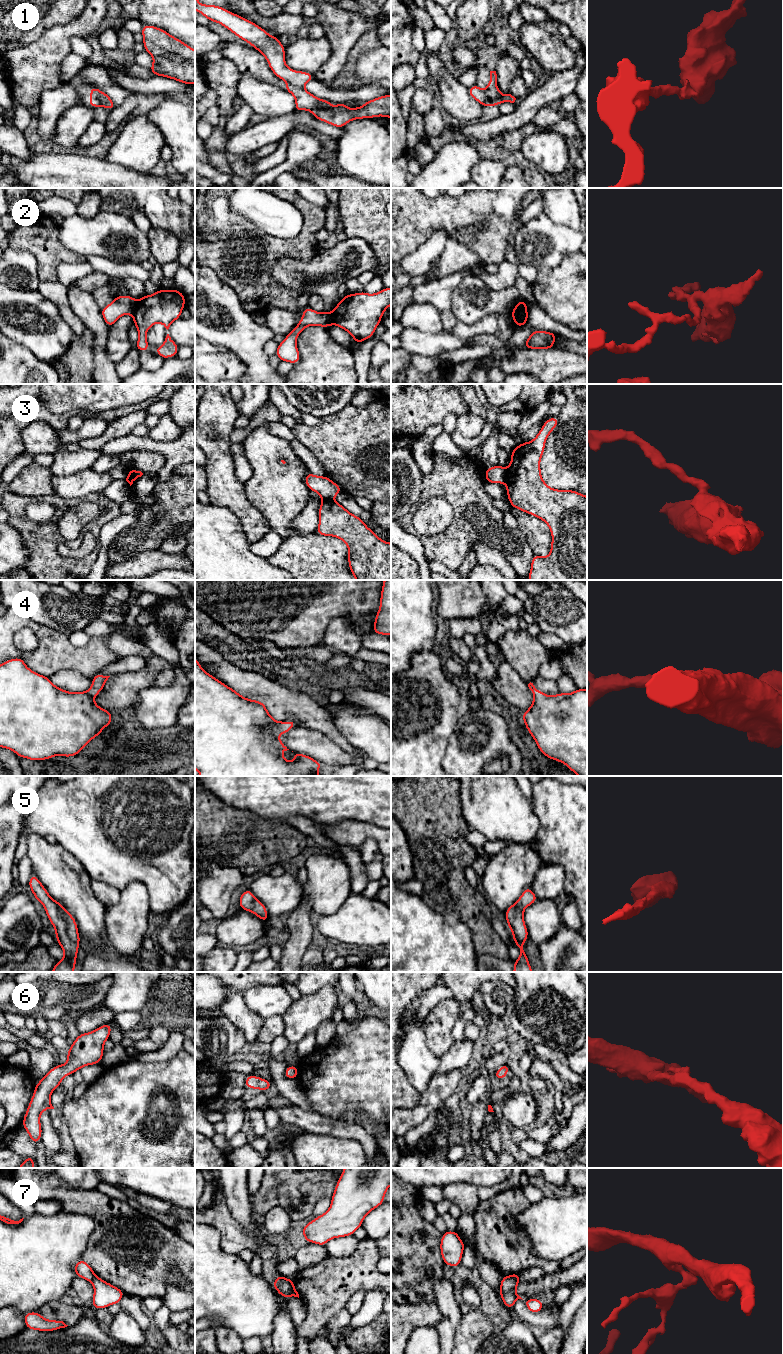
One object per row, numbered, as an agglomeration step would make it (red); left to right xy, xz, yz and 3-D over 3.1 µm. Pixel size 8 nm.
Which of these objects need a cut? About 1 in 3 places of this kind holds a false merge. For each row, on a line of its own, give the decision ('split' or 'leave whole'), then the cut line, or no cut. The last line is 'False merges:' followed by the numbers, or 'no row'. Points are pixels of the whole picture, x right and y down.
1: split | xz (287, 82), (302, 88)
2: split | xy (136, 301), (134, 311), (131, 314)
3: split | yz (505, 469), (506, 481)
4: leave whole | no cut
5: leave whole | no cut
6: leave whole | no cut
7: split | xz (289, 1280), (292, 1295)
False merges: 1, 2, 3, 7

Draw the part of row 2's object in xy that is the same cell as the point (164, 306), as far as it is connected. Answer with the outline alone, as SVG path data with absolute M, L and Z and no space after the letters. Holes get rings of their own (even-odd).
M159 289L154 294L145 295L137 300L132 317L138 330L138 341L135 347L139 352L148 351L150 344L146 334L154 324L163 324L168 330L175 320L181 318L184 308L185 295L177 289Z

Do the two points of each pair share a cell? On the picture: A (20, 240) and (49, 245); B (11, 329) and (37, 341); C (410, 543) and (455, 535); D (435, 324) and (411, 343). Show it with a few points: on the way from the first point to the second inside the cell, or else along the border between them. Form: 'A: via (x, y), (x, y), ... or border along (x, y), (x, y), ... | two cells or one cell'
A: via (27, 240), (42, 241) | one cell
B: via (17, 330), (31, 335) | one cell
C: border along (418, 536), (423, 553), (427, 558) | two cells
D: border along (405, 327), (414, 327), (424, 332), (442, 330) | two cells

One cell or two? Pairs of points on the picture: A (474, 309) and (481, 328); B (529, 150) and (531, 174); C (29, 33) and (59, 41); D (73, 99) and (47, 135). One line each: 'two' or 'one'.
A: two
B: two
C: two
D: one

